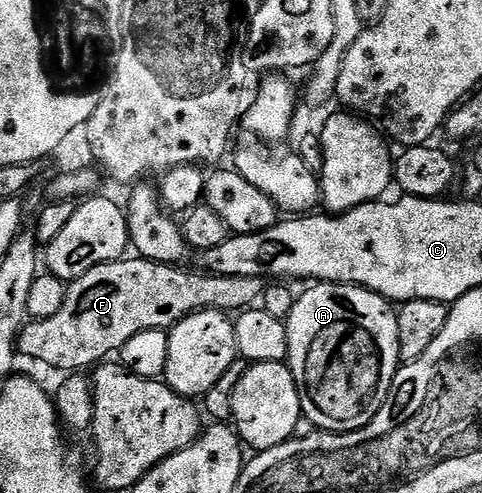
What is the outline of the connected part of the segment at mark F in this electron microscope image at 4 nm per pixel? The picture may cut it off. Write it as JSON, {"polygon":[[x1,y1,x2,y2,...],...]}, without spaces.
{"polygon":[[127,256,91,268,89,272,85,272,84,276,68,285,65,302,56,316,34,319,23,327,16,342,18,353,22,357,23,355,29,356,51,368,63,370,62,372,87,370,118,353,119,349,137,332,170,329,185,316,197,310,239,312,248,309,262,297,265,289,265,282,262,278,221,277,209,272,195,275,183,269,185,268,149,261,147,258,138,256]]}

